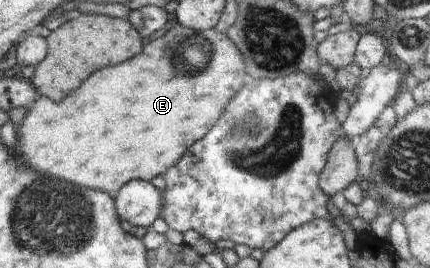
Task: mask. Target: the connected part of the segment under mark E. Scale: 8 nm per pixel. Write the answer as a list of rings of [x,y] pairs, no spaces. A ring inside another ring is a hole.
[[[177,23],[164,36],[145,40],[140,55],[95,71],[60,103],[39,95],[28,107],[20,128],[16,129],[21,156],[25,165],[38,173],[78,187],[106,191],[114,198],[128,181],[150,182],[178,163],[186,149],[214,127],[220,111],[226,109],[230,97],[234,99],[236,91],[244,85],[242,77],[242,53],[225,34],[216,29],[193,34],[189,28]]]

